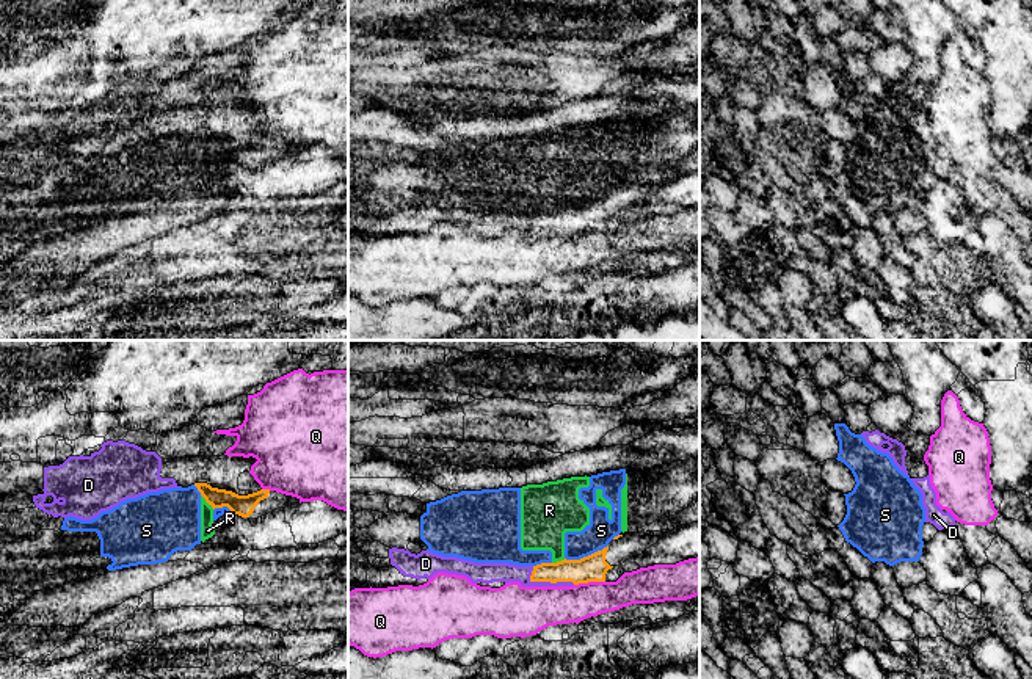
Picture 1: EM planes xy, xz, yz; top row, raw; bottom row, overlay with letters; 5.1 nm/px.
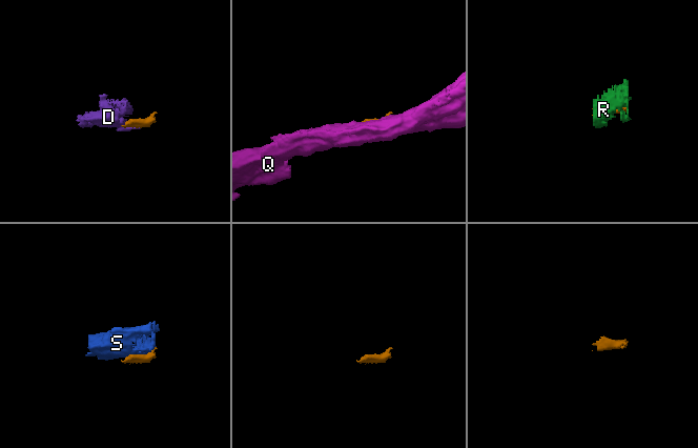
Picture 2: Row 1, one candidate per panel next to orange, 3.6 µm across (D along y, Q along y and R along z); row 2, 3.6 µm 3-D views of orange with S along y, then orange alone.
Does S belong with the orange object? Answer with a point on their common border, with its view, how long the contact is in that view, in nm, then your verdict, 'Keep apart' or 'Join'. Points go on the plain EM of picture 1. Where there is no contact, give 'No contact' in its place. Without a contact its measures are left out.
Touches orange at xz (585, 206). Shared border 240 nm. Keep apart

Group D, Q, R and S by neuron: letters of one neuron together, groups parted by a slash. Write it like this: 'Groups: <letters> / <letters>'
Groups: D / Q / R S

